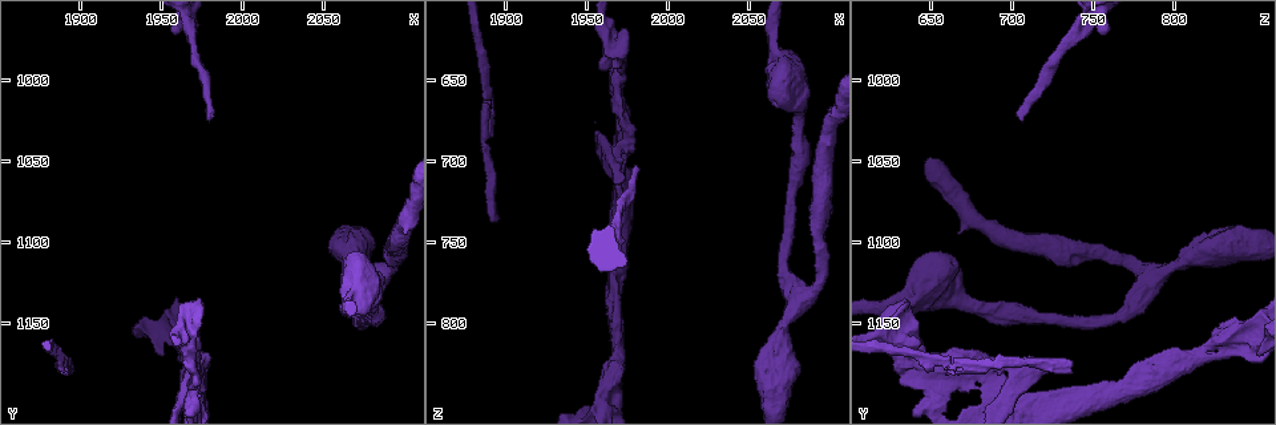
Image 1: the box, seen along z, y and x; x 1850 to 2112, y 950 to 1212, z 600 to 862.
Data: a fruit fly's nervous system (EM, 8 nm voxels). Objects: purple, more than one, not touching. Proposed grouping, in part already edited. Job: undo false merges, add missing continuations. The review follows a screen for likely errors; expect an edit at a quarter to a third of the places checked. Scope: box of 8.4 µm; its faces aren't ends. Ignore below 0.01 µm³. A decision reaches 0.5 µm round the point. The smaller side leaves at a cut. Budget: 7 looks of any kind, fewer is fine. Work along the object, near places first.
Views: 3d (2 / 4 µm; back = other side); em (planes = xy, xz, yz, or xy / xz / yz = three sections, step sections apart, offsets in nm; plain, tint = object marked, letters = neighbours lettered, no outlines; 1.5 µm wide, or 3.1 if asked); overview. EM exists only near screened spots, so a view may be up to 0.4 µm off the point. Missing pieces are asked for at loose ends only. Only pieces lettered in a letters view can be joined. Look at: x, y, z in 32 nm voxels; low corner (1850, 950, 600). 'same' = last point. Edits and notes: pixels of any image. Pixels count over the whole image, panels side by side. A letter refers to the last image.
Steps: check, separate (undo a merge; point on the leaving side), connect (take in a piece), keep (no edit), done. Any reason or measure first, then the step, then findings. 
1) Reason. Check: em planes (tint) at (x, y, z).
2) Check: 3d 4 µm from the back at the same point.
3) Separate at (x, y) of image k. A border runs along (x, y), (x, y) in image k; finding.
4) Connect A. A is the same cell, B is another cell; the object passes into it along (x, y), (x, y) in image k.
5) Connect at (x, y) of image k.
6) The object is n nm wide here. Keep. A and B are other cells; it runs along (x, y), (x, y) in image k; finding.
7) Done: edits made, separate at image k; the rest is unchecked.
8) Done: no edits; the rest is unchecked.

Sudden change in width. Check: em planes (tint) at (2080, 1134, 664).

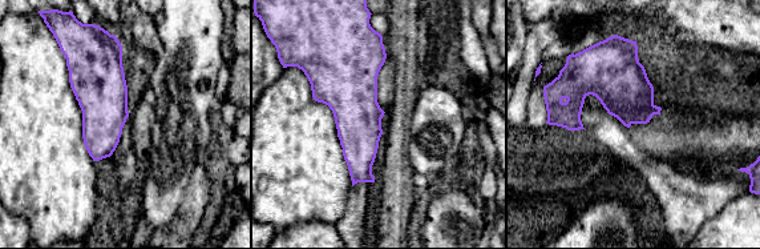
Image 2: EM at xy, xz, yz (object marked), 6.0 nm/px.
What lies round it. Check: em planes (letters) at the same point.

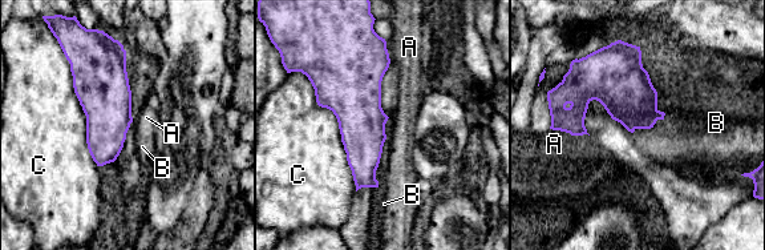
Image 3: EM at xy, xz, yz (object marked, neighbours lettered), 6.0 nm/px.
The longest contact is with C, 850 nm. Keep. A, B and C are other cells; a border runs along (288, 72), (335, 116), (356, 190) in image 3; one neuron here.

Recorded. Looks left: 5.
Check: 3d 4 µm at (1980, 1026, 706).

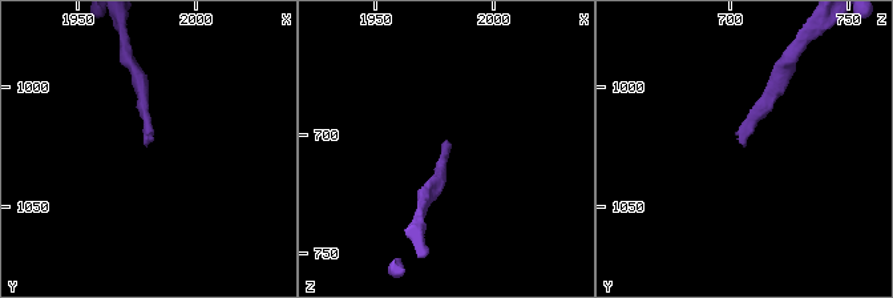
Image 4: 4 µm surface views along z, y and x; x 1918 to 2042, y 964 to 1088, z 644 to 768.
Check: em planes (letters) at (1979, 1024, 707).

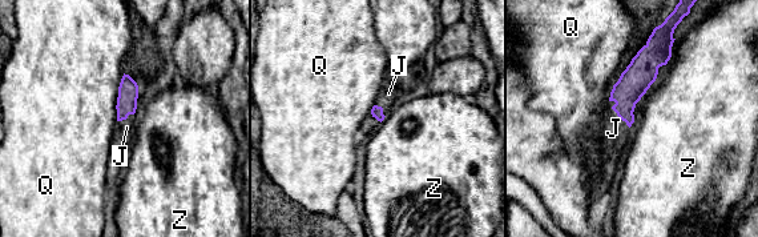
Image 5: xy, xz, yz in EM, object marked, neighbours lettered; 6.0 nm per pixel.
Connect J. J is the same cell, Q and Z are other cells; the object passes into it along (633, 83), (615, 111), (613, 128) in image 5; the neuron continues.

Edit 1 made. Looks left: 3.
Done: edits made, connect at image 5; the rest is unchecked.

